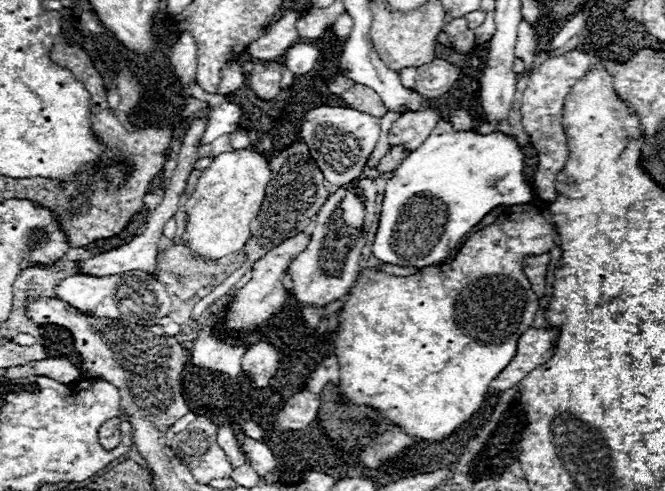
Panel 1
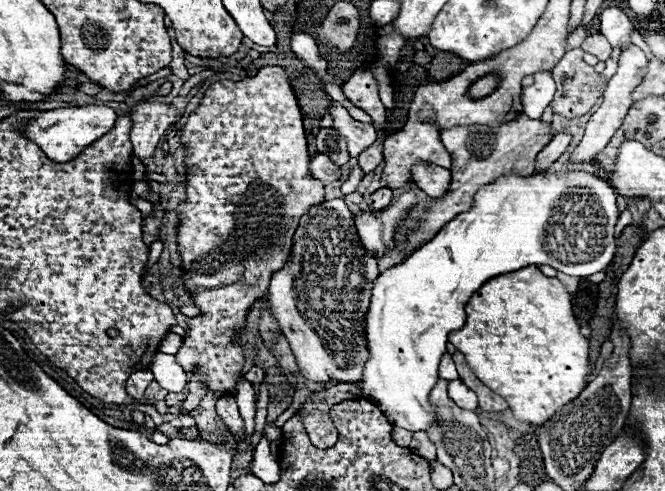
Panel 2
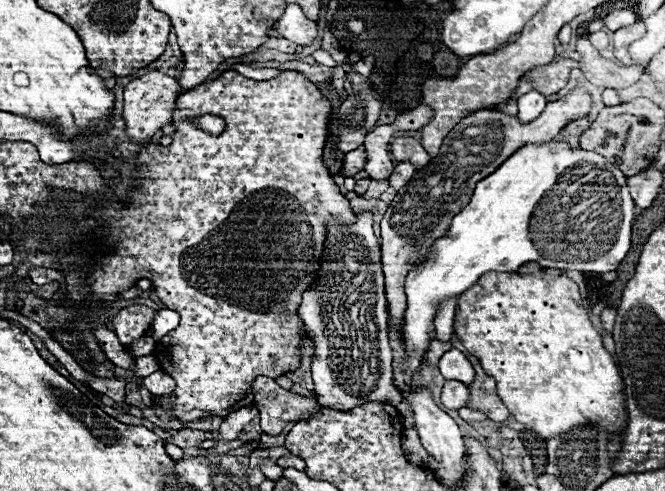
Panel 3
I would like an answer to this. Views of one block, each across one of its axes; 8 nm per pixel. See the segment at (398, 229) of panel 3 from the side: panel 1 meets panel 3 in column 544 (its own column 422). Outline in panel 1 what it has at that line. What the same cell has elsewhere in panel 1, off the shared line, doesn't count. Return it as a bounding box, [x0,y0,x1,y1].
[388,108,440,150]

